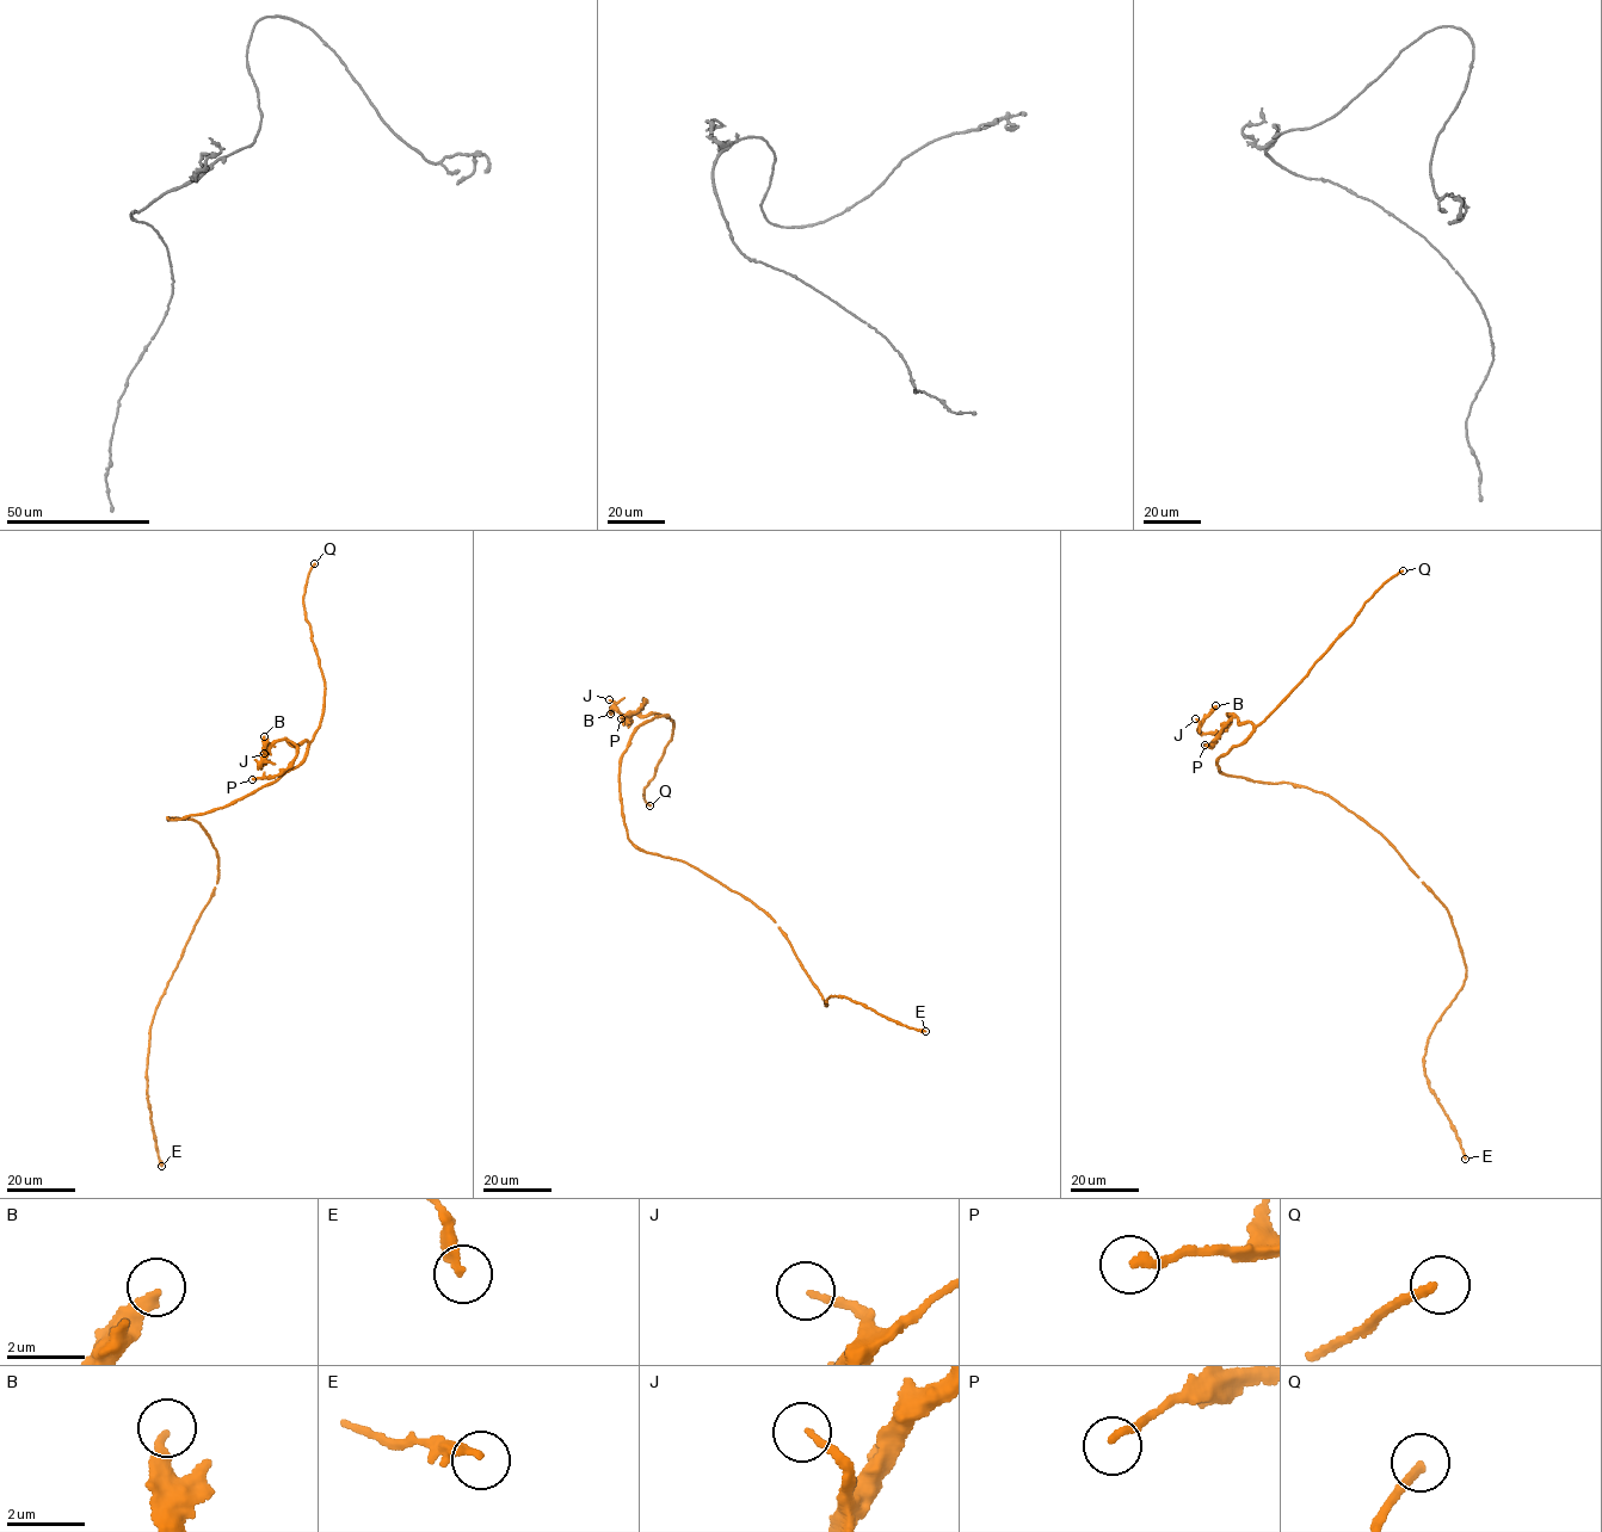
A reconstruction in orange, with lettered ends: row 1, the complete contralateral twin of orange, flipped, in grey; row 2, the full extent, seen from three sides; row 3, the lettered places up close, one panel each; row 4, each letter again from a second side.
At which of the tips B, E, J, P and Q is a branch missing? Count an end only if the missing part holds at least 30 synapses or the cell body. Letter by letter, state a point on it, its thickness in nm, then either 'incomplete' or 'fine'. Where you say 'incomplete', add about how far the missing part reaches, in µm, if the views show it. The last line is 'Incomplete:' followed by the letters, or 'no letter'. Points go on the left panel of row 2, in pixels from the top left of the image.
B: place (264, 736); calibre 280 nm; fine
E: place (161, 1166); calibre 240 nm; fine
J: place (264, 753); calibre 140 nm; fine
P: place (252, 779); calibre 200 nm; fine
Q: place (314, 563); calibre 220 nm; incomplete; missing 130 µm
Incomplete: Q

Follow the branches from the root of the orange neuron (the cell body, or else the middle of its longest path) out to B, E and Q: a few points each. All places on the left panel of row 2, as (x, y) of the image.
B: (186, 819), (167, 817), (222, 808), (303, 759), (307, 741), (293, 745), (281, 739), (260, 766), (264, 736)
E: (186, 819), (199, 822), (208, 834), (219, 872), (211, 896), (158, 1004), (149, 1030), (147, 1099), (161, 1166)
Q: (186, 819), (167, 817), (222, 808), (303, 759), (325, 689), (302, 601), (314, 563)

